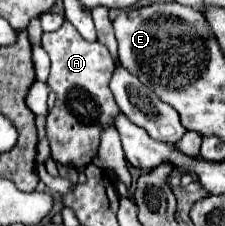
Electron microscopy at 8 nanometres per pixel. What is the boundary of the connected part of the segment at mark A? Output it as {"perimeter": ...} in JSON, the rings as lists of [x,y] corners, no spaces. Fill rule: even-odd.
{"perimeter":[[[67,20],[59,30],[45,32],[41,46],[51,58],[51,74],[47,78],[47,86],[57,96],[53,112],[47,116],[51,158],[71,168],[87,166],[97,154],[101,126],[111,124],[119,112],[117,102],[109,90],[109,78],[113,74],[111,54],[99,42],[83,40]]]}

